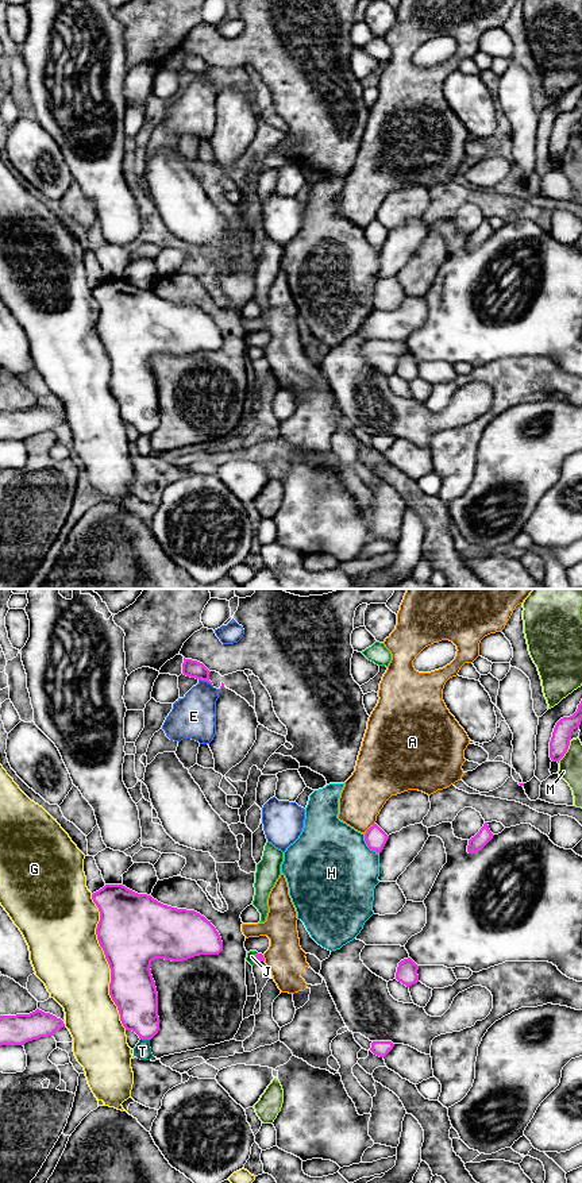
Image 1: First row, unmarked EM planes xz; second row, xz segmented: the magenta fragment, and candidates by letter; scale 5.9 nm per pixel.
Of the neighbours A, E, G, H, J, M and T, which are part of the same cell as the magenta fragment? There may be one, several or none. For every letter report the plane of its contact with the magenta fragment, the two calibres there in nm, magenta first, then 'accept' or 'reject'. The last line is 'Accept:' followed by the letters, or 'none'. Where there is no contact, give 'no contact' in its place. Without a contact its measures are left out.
A: xz | 130/260 nm | reject
E: xz | 110/260 nm | reject
G: xz | 440/420 nm | reject
H: xz | 130/500 nm | reject
J: xz | 50/60 nm | accept
M: xz | 120/140 nm | reject
T: xz | 260/100 nm | reject
Accept: J

